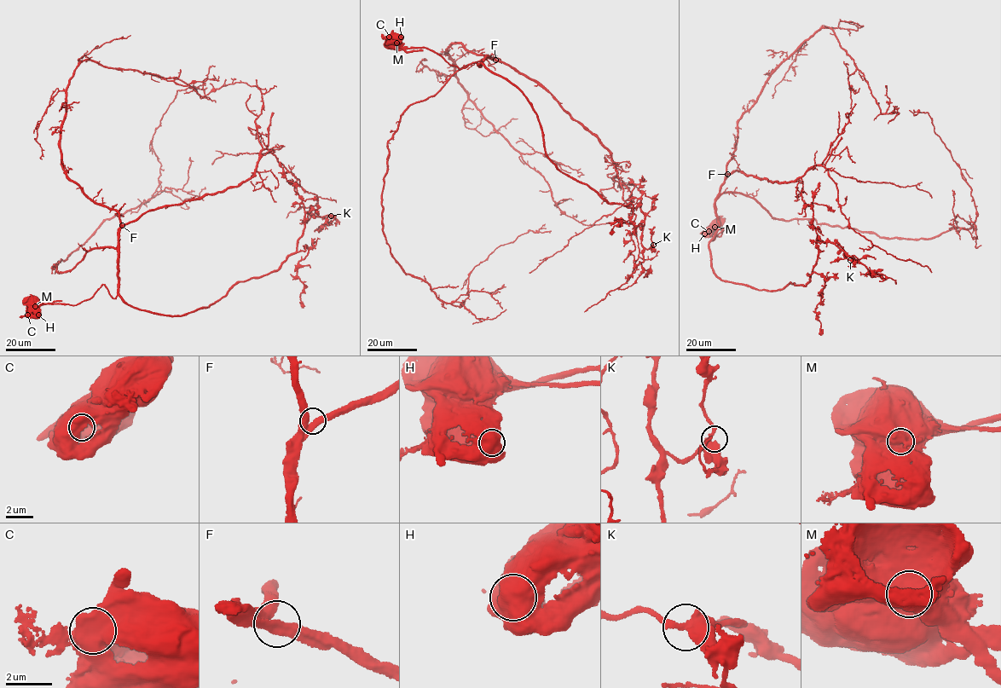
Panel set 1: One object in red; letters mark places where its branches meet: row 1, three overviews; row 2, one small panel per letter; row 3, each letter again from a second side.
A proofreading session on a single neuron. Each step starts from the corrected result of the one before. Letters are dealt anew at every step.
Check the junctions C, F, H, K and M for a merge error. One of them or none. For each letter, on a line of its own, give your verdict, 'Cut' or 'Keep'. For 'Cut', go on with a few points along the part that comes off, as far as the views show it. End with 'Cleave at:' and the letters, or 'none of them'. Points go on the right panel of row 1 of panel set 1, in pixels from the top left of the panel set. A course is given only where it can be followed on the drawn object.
C: Keep
F: Keep
H: Keep
K: Keep
M: Cut
Cleave at: M

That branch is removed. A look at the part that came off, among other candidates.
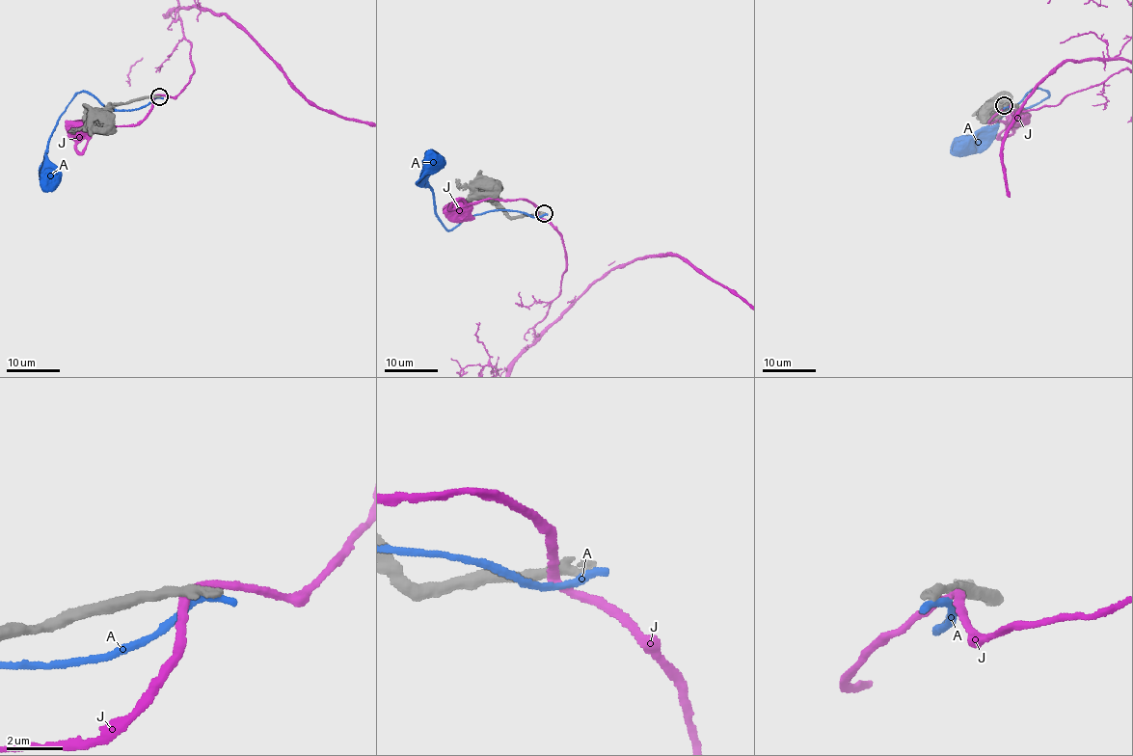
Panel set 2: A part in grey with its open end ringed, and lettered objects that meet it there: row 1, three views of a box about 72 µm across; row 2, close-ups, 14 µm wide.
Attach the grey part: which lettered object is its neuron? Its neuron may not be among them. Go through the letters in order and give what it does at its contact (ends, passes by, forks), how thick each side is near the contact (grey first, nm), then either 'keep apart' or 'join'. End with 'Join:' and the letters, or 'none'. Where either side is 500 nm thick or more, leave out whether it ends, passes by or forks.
A: it ends there; 400 nm thick on the grey side, 360 nm on the other; keep apart
J: it passes by; 360 nm thick on the grey side, 280 nm on the other; keep apart
Join: none

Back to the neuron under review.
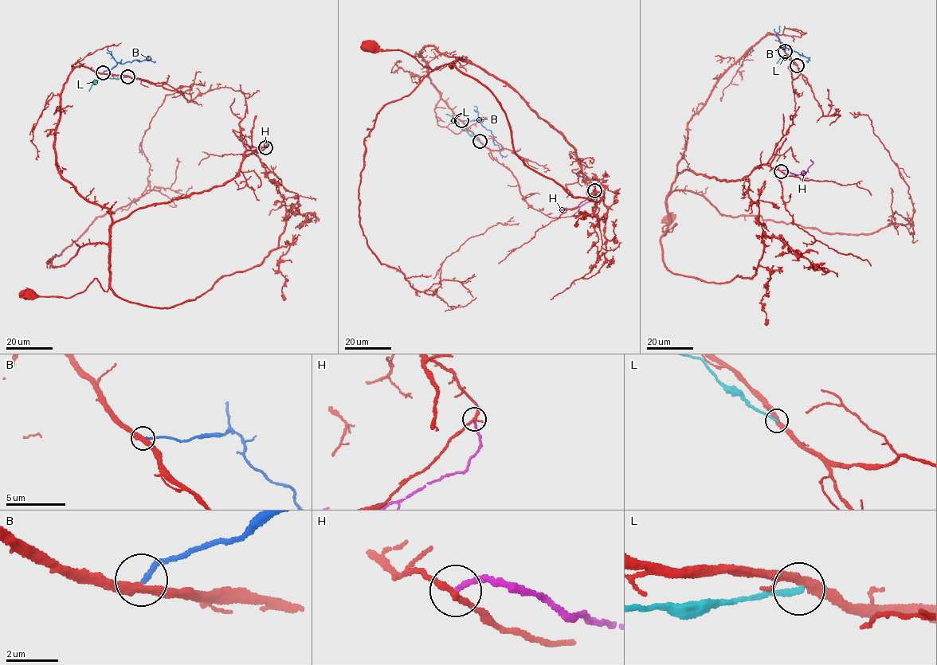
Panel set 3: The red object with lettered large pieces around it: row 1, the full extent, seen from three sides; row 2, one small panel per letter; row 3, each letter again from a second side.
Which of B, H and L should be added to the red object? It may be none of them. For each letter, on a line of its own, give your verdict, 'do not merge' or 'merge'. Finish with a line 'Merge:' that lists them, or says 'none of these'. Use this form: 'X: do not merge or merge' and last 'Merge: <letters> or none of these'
B: merge
H: do not merge
L: do not merge
Merge: B

